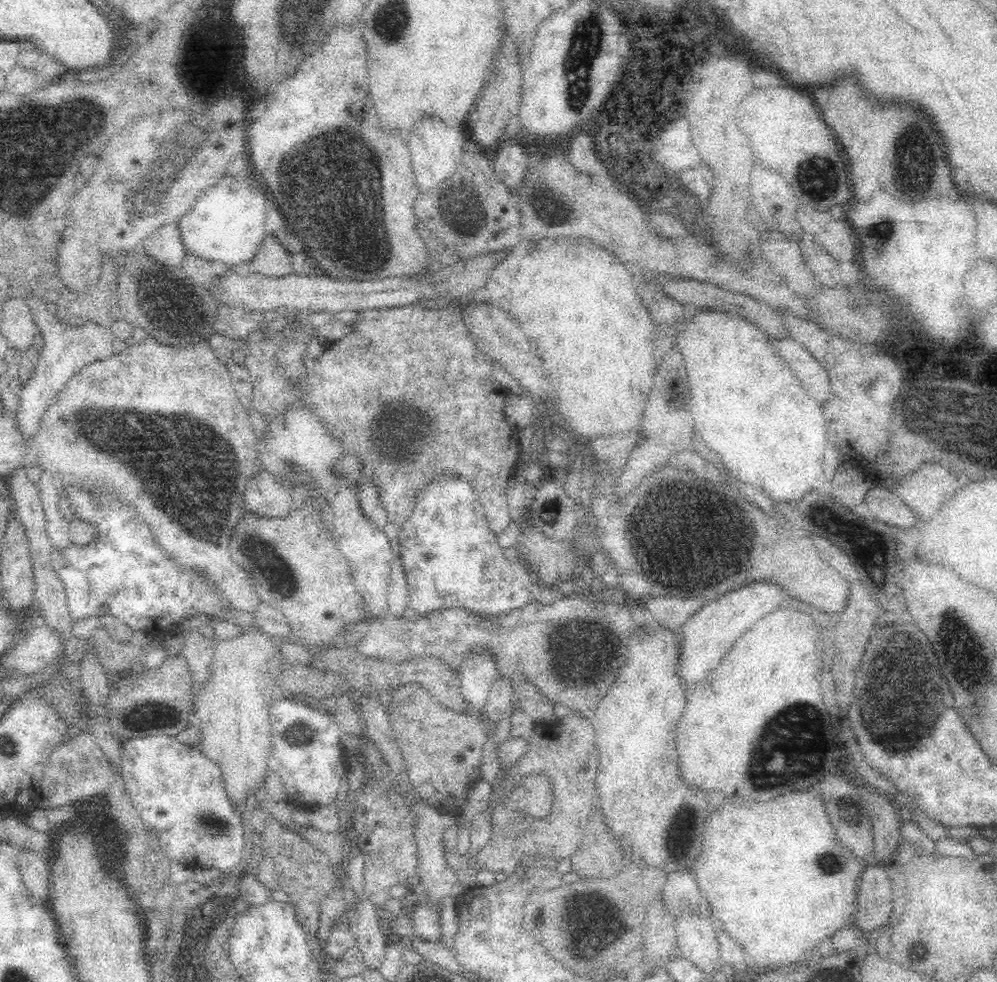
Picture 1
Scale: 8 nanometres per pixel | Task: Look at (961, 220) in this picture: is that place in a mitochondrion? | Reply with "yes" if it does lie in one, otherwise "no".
no

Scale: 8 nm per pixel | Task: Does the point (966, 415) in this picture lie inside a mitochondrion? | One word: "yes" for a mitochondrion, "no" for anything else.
yes

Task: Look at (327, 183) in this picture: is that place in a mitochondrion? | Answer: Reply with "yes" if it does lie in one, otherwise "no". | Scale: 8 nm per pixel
yes

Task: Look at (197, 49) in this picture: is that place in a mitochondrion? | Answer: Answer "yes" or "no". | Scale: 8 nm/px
no

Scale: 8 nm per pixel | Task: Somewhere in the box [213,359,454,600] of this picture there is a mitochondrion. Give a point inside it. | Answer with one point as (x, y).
(391, 422)

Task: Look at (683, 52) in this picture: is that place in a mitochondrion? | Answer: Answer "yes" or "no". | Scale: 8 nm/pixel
no

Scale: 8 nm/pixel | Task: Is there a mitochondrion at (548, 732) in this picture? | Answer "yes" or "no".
no

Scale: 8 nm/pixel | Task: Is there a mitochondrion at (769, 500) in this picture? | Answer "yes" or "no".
no

